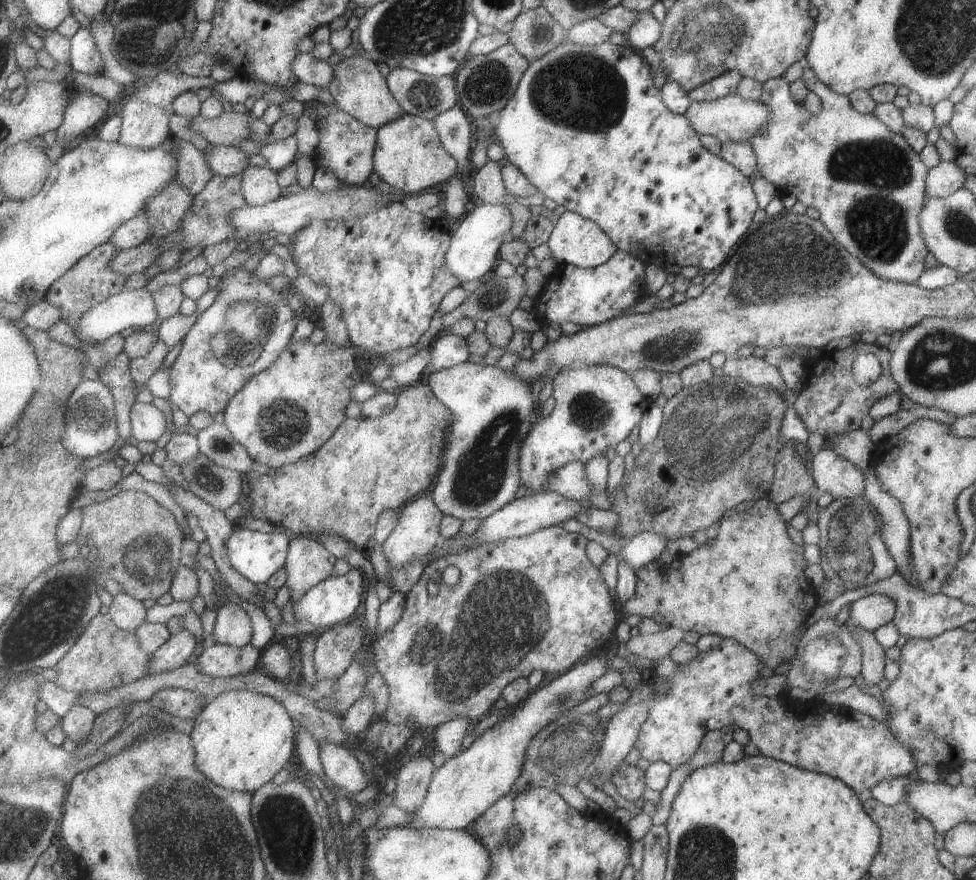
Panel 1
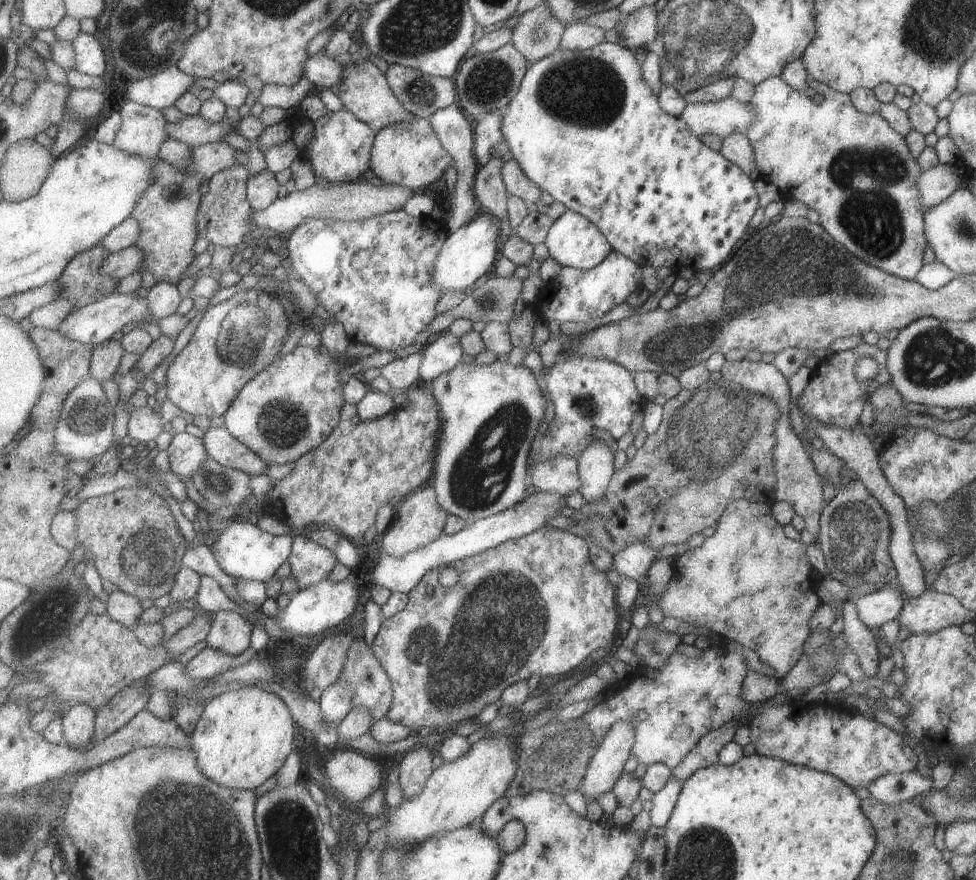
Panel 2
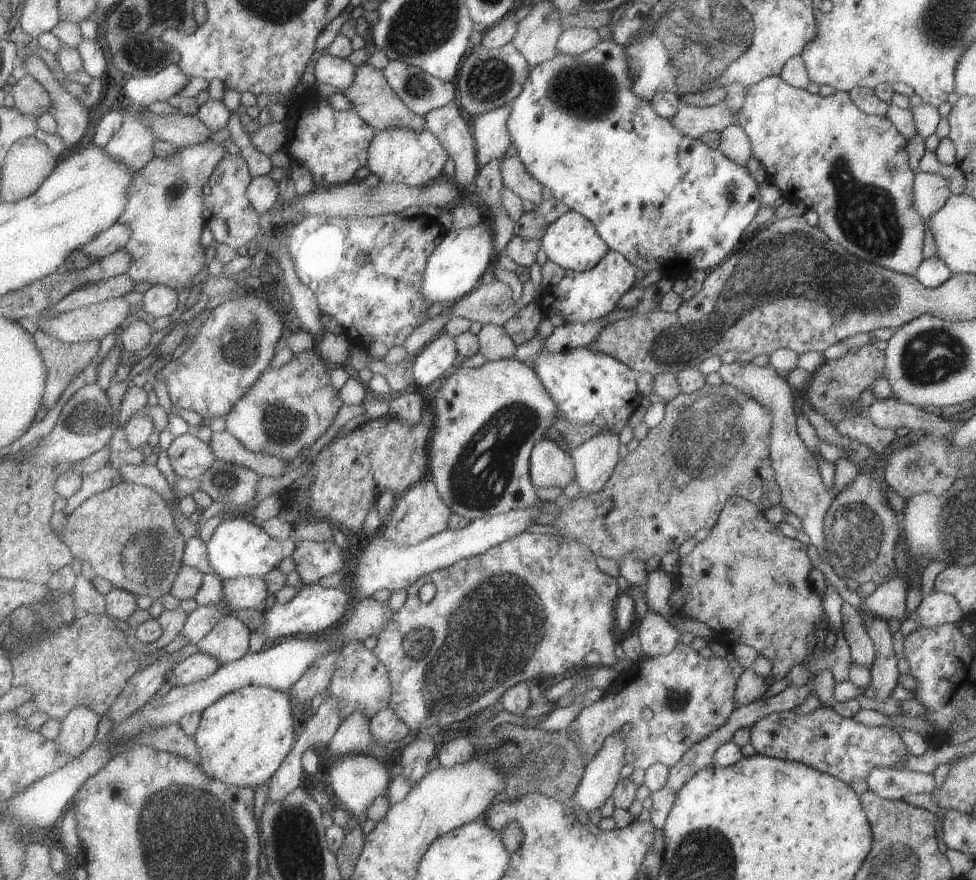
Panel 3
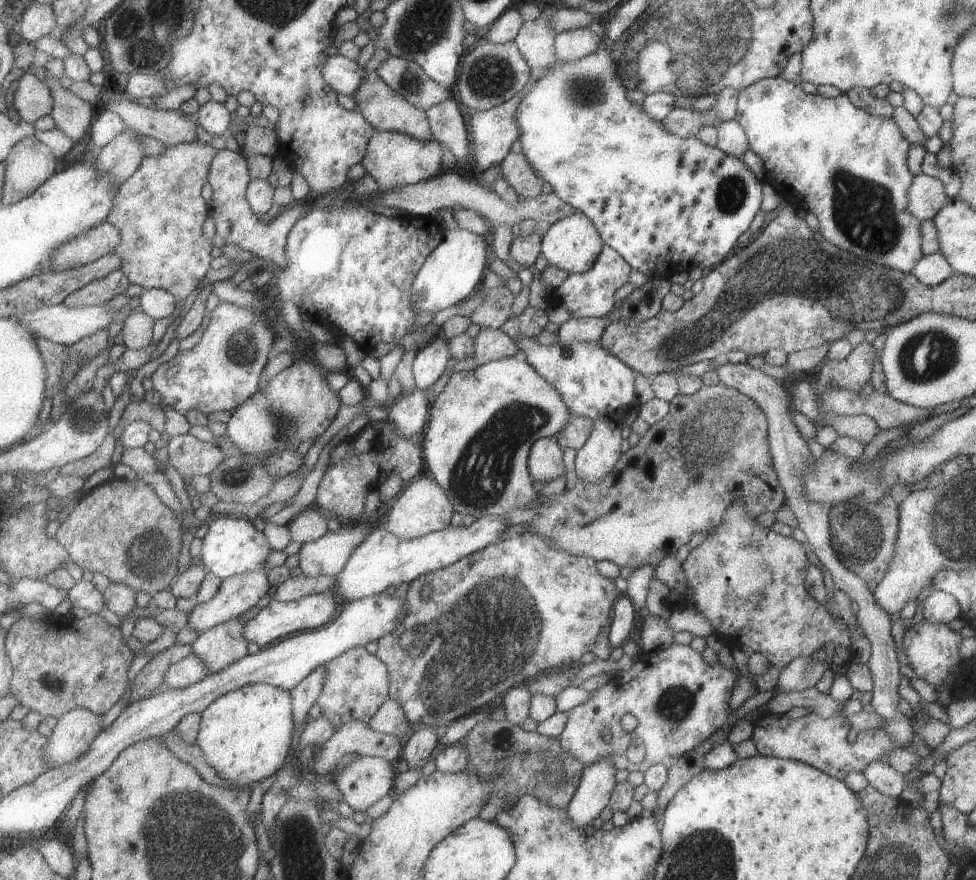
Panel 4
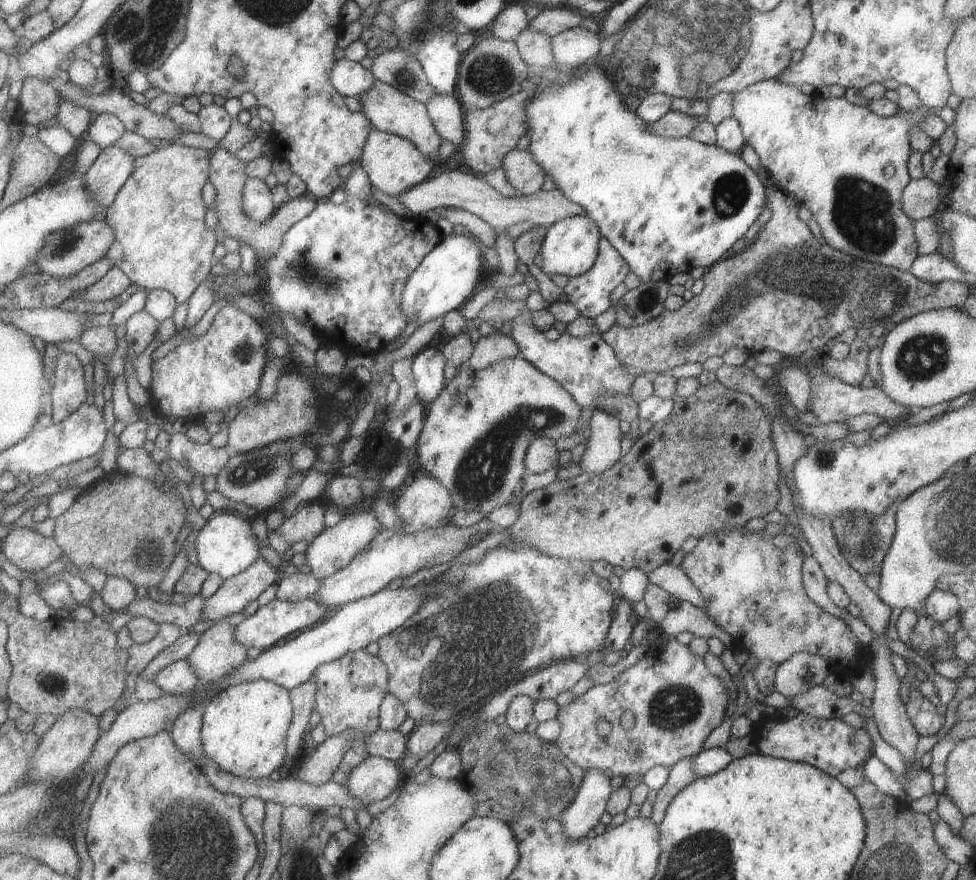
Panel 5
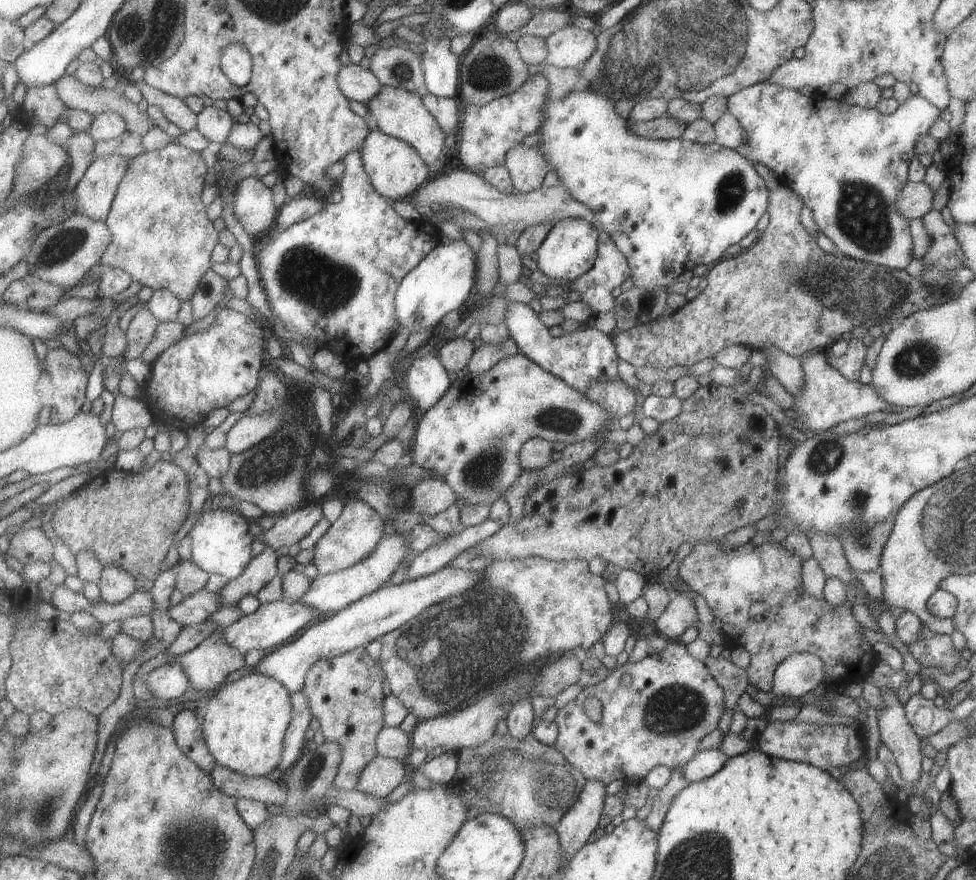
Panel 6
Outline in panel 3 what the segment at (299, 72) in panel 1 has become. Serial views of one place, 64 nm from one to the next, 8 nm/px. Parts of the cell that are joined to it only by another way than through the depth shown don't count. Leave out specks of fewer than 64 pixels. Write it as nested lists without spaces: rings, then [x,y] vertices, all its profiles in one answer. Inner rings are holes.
[[[331,55],[321,56],[315,64],[316,76],[327,90],[348,92],[358,78],[358,67],[346,58]]]

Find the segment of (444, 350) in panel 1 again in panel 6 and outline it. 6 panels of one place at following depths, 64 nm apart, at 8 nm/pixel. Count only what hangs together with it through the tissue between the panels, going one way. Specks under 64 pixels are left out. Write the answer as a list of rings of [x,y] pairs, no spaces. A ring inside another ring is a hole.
[[[436,352],[418,359],[407,375],[412,398],[421,415],[433,409],[438,402],[442,402],[442,398],[446,398],[446,394],[455,385],[450,378],[450,371]]]

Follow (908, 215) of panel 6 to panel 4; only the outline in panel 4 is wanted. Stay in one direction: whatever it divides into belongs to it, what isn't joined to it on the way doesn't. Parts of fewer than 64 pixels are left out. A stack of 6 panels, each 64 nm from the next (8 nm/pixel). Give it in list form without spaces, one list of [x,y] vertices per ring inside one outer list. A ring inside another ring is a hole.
[[[920,173],[915,176],[908,192],[908,212],[918,220],[933,220],[949,202],[945,185],[934,177]]]

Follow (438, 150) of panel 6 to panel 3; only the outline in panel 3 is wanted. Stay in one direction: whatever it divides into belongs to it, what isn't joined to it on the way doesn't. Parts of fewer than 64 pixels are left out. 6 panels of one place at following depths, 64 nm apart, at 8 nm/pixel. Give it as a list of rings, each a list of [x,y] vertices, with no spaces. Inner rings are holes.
[[[364,63],[362,66],[359,66],[356,84],[348,92],[343,93],[347,94],[354,104],[354,109],[362,114],[362,118],[365,118],[366,122],[377,127],[380,131],[390,130],[390,128],[424,130],[424,128],[429,127],[426,116],[420,116],[420,114],[414,112],[403,98],[400,98],[400,94],[390,84],[384,71],[374,68],[372,64]]]

